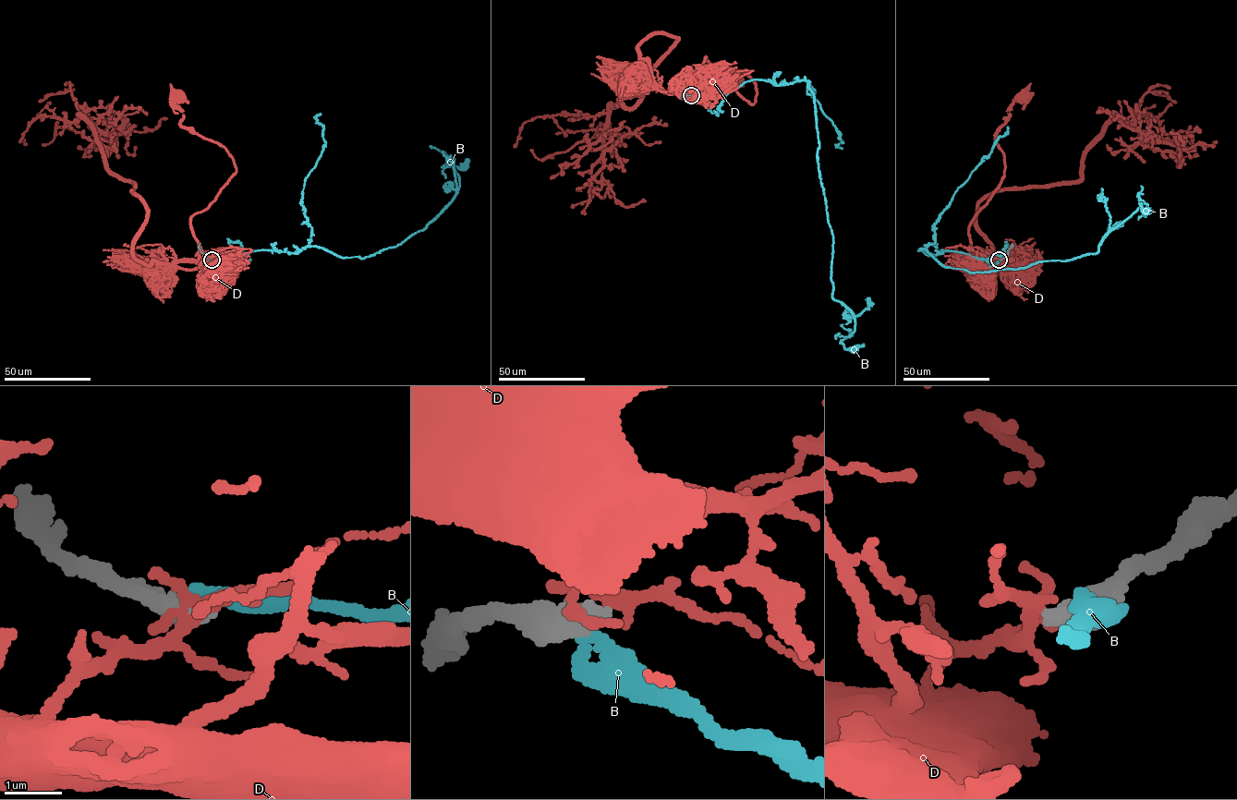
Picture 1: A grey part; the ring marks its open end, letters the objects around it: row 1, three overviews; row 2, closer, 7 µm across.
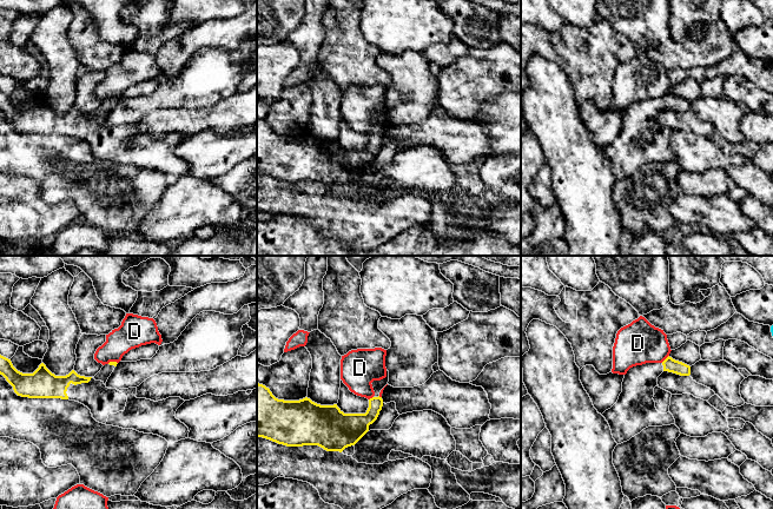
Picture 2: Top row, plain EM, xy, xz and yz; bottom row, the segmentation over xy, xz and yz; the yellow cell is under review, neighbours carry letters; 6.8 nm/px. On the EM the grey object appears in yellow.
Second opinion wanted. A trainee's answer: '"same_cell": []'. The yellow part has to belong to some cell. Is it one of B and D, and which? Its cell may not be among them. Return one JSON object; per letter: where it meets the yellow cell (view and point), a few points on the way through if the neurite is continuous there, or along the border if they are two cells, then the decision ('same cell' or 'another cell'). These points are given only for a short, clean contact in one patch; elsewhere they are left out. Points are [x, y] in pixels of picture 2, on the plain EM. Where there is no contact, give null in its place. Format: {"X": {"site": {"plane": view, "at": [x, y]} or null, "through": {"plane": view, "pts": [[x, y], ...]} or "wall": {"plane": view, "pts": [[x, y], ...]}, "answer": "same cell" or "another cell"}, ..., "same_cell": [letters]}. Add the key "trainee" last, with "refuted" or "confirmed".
{"B": {"site": null, "answer": "another cell"}, "D": {"site": {"plane": "yz", "at": [666, 94]}, "wall": {"plane": "yz", "pts": [[668, 91], [661, 98]]}, "answer": "another cell"}, "same_cell": [], "trainee": "confirmed"}

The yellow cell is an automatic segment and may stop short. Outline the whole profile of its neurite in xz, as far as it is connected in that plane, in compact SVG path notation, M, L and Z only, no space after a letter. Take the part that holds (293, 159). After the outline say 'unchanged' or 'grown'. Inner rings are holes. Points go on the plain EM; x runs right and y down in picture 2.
M389 107L386 113L381 117L374 117L372 124L375 132L369 135L369 144L365 150L344 150L337 140L321 141L305 133L299 137L284 137L276 134L269 124L257 119L257 173L263 173L286 183L318 181L326 187L342 189L345 184L355 181L368 167L382 146L383 135L379 132L381 126L389 118Z; grown

